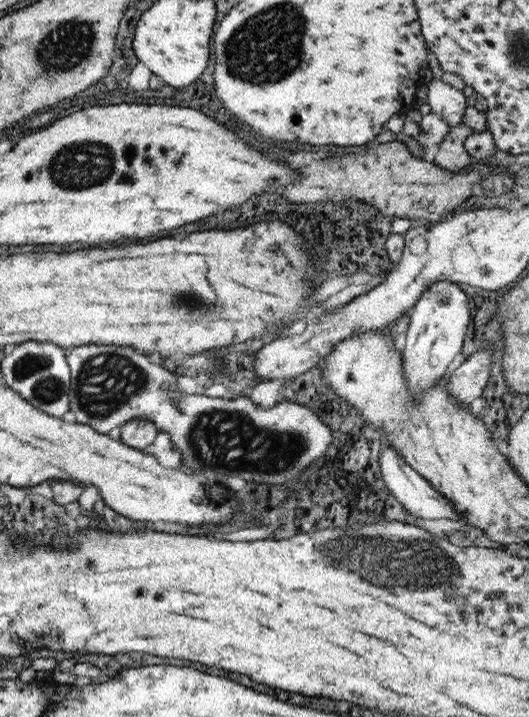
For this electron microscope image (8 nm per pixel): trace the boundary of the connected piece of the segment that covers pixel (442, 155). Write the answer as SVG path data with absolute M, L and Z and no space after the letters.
M463 121L457 126L451 126L438 146L438 151L432 163L439 168L455 173L469 165L471 163L471 157L463 149L463 141L471 133L474 133L474 130Z

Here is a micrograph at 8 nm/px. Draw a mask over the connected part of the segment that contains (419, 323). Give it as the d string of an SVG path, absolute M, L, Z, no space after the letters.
M439 281L428 285L409 310L406 339L400 353L403 374L415 402L436 380L447 376L448 365L460 352L469 322L467 304L467 295L457 283Z

